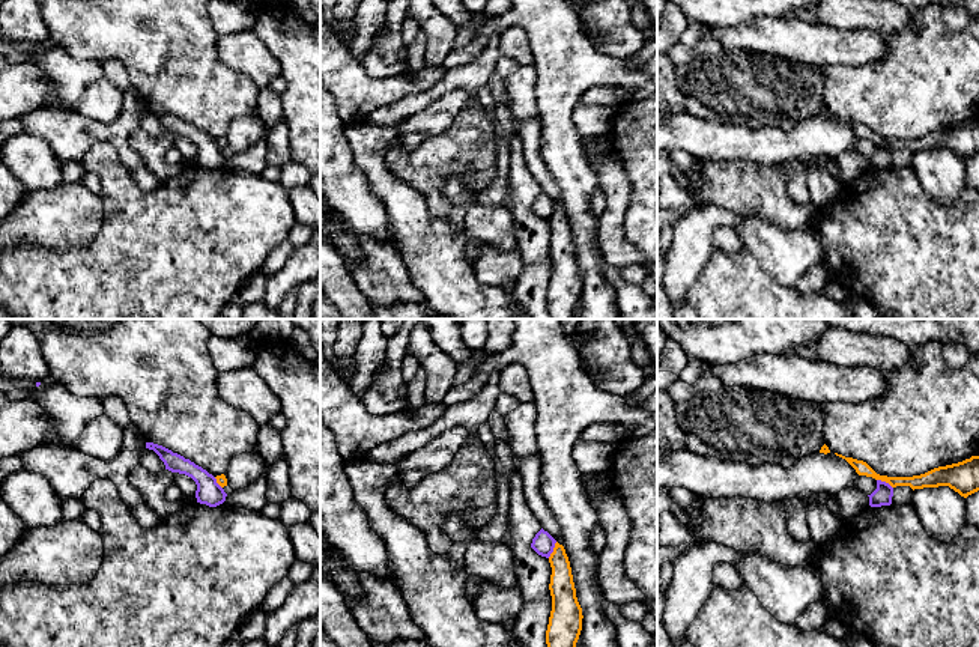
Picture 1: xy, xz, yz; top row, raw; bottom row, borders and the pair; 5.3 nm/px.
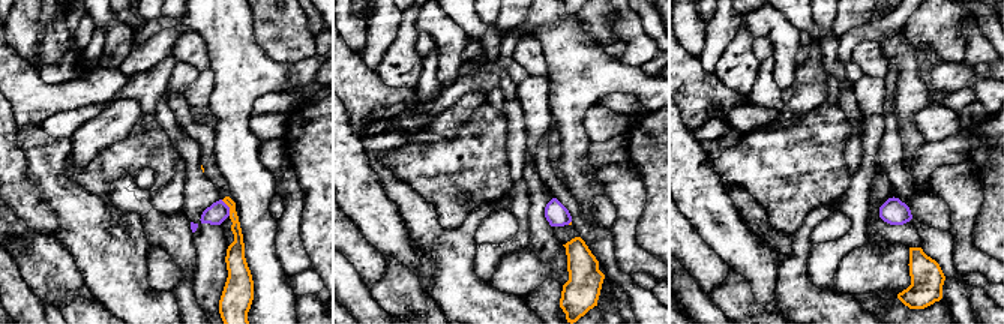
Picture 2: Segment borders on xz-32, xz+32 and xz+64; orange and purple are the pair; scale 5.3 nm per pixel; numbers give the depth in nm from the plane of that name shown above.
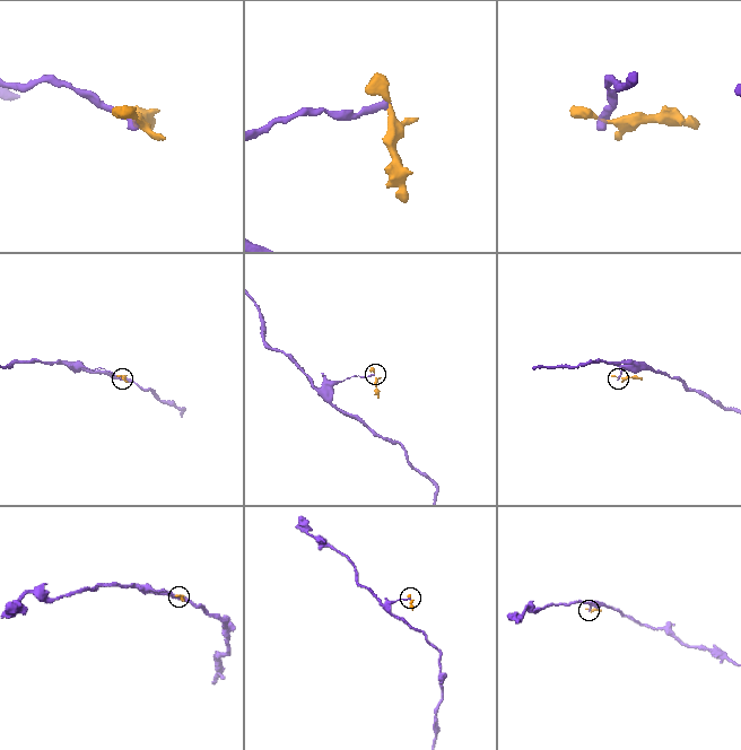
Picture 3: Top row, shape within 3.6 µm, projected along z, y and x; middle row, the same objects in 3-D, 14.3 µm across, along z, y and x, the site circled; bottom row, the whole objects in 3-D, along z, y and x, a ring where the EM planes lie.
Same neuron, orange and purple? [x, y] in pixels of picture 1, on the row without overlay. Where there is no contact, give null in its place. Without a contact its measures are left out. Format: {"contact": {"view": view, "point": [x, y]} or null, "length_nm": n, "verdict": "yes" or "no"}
{"contact": {"view": "xz", "point": [554, 212]}, "length_nm": 100, "verdict": "no"}

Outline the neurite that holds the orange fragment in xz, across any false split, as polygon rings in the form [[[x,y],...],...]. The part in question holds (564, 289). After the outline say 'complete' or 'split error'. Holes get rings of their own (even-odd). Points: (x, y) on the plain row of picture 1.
[[[558,205],[549,220],[552,230],[552,274],[546,293],[550,319],[571,319],[582,293],[582,271],[576,260],[571,230],[565,212]]]; complete

